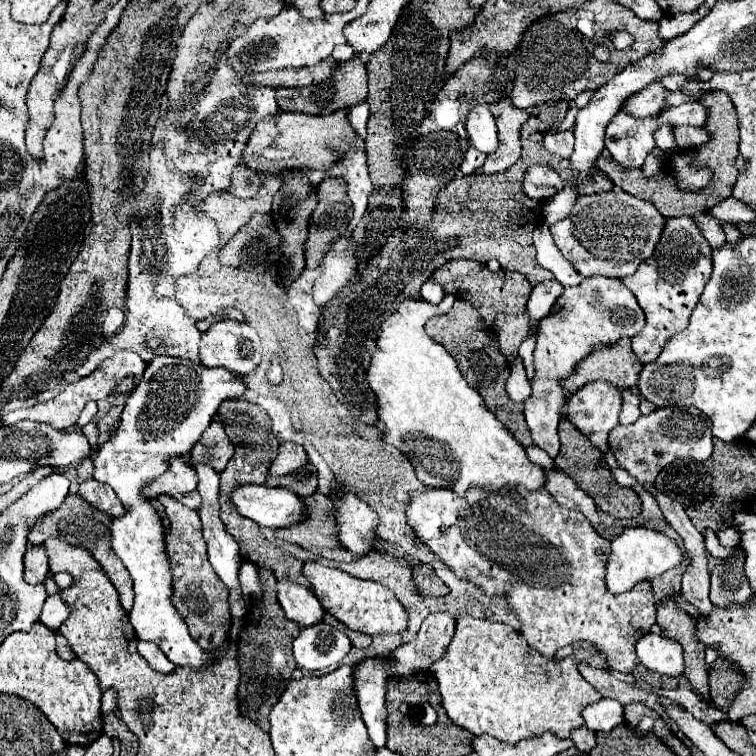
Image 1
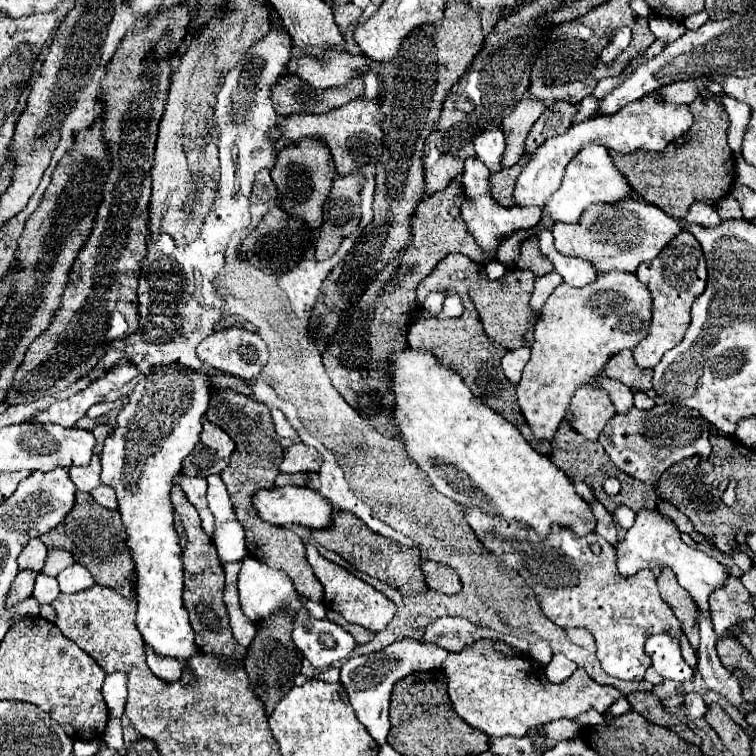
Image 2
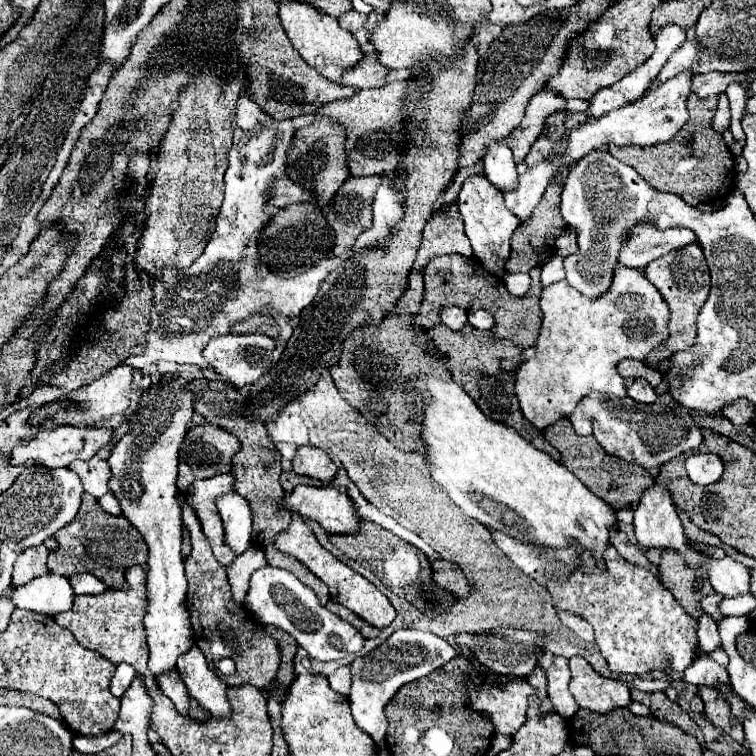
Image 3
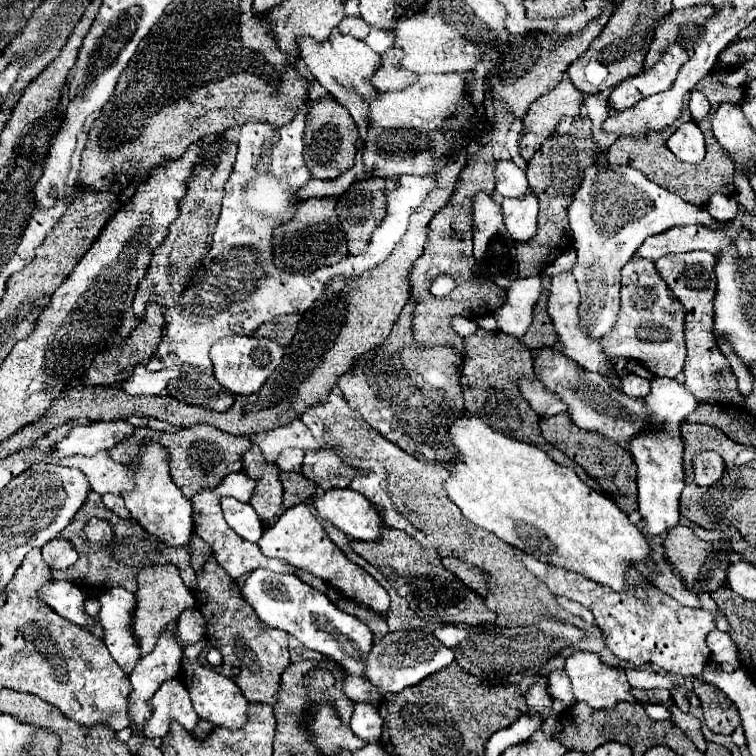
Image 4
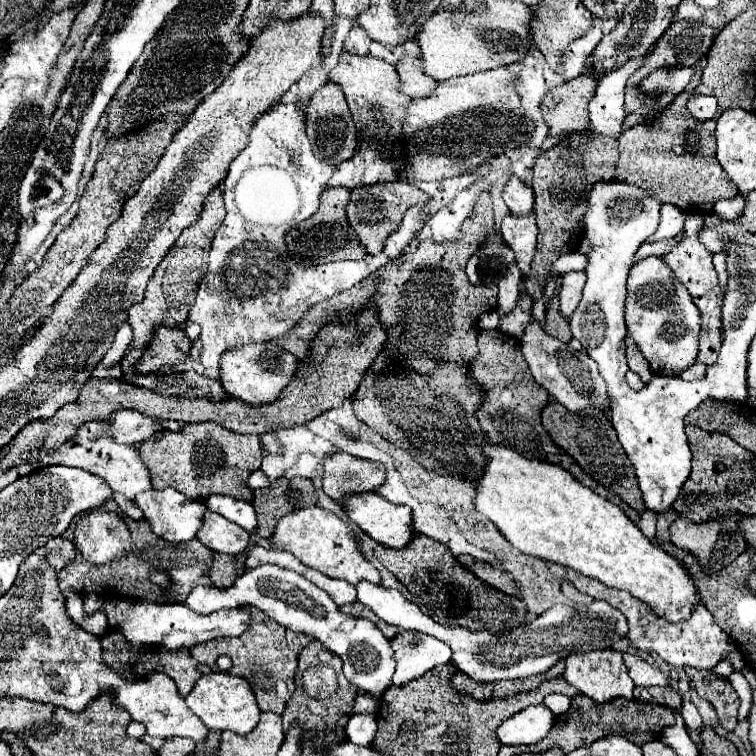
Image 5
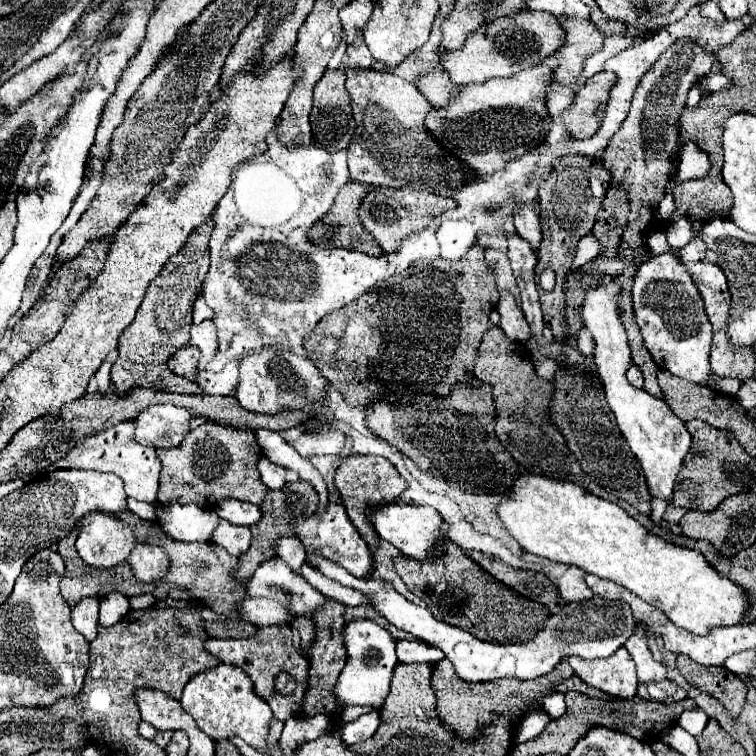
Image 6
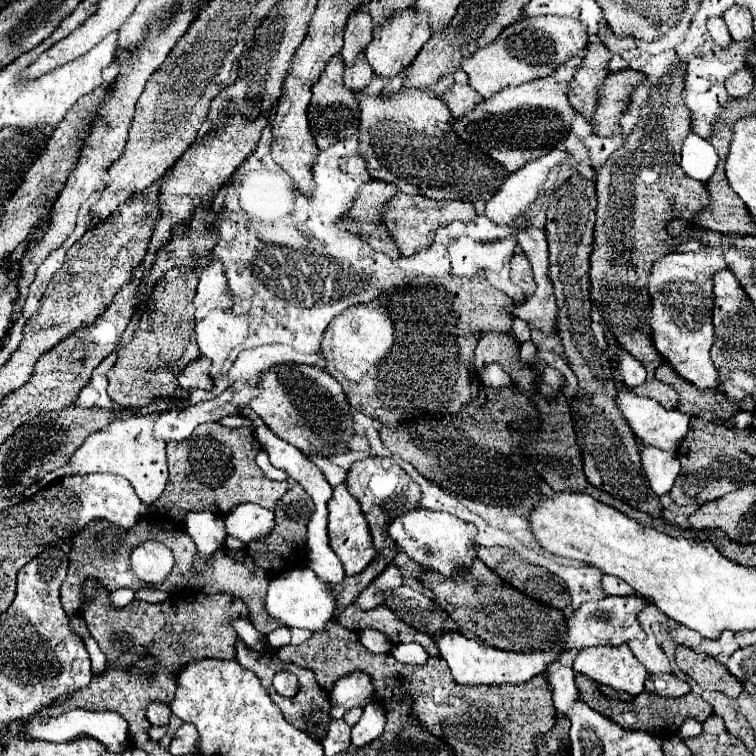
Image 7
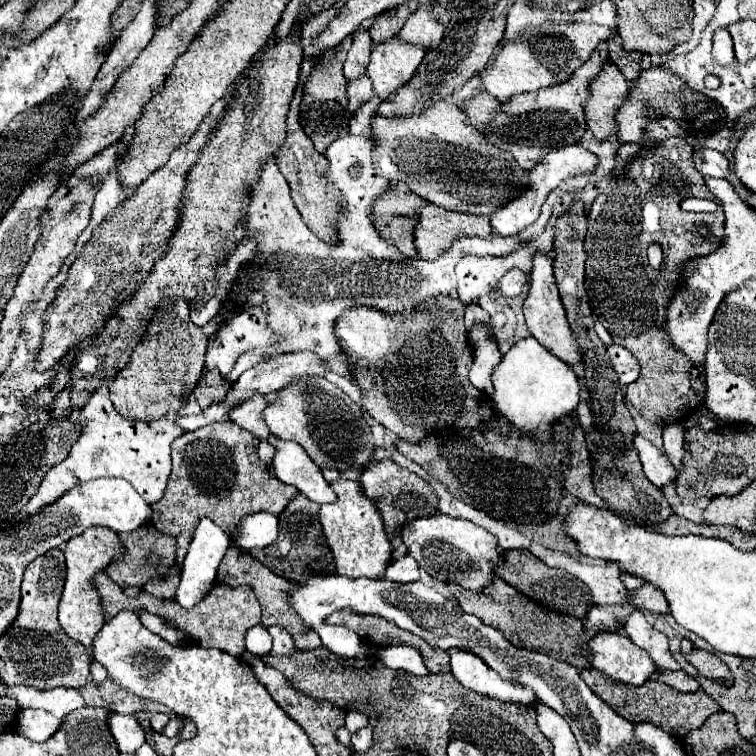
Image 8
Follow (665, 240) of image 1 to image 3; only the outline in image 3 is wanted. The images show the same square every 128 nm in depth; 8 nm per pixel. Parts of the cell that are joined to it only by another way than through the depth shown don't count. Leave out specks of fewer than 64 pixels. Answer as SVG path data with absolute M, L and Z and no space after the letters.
M688 244L684 248L672 250L662 258L656 258L644 268L646 278L658 288L662 298L666 300L670 308L670 320L668 320L668 332L670 336L664 340L664 344L648 354L648 360L644 360L646 366L656 368L660 360L672 356L678 350L688 348L692 344L692 338L696 338L696 312L700 312L700 304L704 304L704 296L708 296L708 284L710 284L710 272L702 254L702 248L698 244Z

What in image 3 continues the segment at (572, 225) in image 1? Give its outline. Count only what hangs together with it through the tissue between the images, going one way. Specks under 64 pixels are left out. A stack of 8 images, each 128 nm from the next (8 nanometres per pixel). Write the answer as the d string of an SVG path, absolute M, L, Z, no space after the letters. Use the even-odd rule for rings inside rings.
M640 220L628 234L626 246L618 254L618 264L646 268L652 260L692 242L696 242L696 236L692 236L692 230L688 228L658 230L650 220ZM566 228L562 230L562 234L556 238L554 242L554 252L558 256L570 256L578 250L578 242L576 242L576 230L574 228Z

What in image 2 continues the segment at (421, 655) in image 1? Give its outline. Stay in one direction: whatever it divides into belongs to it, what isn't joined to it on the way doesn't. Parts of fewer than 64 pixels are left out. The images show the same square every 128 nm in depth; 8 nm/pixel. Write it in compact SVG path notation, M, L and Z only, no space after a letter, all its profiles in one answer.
M438 618L430 622L424 630L422 644L436 644L440 648L446 648L448 652L458 652L464 644L478 640L478 638L494 638L503 640L524 653L529 652L529 644L523 639L512 636L504 636L490 628L480 628L464 618Z

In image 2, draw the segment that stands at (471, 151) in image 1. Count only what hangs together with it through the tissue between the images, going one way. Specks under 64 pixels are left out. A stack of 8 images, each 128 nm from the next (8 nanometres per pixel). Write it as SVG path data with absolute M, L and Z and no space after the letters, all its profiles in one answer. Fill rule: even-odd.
M590 142L586 144L566 166L564 172L564 182L560 186L558 192L552 194L552 198L544 204L546 214L556 220L556 222L576 222L582 214L584 208L588 208L588 204L594 202L616 202L622 198L630 198L632 190L628 190L628 180L624 180L624 176L620 176L620 172L616 172L608 150L602 144ZM468 158L464 162L464 174L462 174L462 184L464 184L464 194L466 194L466 202L462 204L462 218L468 226L468 230L472 232L474 240L484 248L484 250L492 250L492 248L498 248L500 240L506 236L506 234L512 234L516 230L528 230L528 228L534 228L540 218L542 218L542 210L540 208L504 208L500 204L496 204L492 198L490 198L490 192L488 192L488 168L484 166L484 162L480 158Z

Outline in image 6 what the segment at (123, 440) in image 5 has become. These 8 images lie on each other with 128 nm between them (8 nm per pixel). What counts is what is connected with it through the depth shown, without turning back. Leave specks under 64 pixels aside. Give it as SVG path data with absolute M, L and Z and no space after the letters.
M172 404L146 408L134 418L134 440L142 446L174 448L190 432L188 424L192 418L192 412L184 412L184 408Z

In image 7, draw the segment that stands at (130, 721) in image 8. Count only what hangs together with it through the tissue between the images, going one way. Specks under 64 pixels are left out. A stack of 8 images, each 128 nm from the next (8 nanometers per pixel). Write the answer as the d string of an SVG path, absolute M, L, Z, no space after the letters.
M76 708L76 712L66 712L64 716L56 716L52 720L36 720L36 716L28 722L28 732L32 732L34 740L63 743L76 740L80 736L90 736L106 746L108 752L124 752L124 744L128 744L128 724L116 716L116 712L88 712Z

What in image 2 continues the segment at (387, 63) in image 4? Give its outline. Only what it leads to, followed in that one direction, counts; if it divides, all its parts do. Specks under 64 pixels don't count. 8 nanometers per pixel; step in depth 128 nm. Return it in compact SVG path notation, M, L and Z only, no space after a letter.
M330 50L324 54L322 60L314 56L294 56L286 66L286 74L300 78L312 88L324 90L332 86L342 86L346 84L348 78L356 74L364 76L368 68L370 68L370 60L364 58L362 54L352 56L348 52Z

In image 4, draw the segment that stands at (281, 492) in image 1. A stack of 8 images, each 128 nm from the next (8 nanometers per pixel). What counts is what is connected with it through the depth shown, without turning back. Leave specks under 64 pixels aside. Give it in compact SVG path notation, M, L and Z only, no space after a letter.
M332 488L322 496L316 492L312 496L312 504L330 526L342 530L354 540L374 540L380 536L380 528L384 526L376 508L350 488Z

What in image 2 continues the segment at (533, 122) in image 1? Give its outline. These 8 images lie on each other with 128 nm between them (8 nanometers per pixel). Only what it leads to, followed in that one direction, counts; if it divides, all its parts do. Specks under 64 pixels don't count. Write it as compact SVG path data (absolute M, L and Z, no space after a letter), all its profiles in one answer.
M552 102L546 106L542 116L536 120L532 130L526 136L524 150L532 156L540 144L548 138L548 134L562 134L572 126L572 116L576 114L576 106L568 102Z

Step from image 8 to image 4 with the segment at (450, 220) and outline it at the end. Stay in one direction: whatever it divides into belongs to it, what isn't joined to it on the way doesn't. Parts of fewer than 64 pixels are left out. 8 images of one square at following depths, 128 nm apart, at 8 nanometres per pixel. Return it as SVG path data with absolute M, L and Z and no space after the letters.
M380 178L358 180L338 198L336 214L346 232L348 254L364 252L384 212L386 192L380 192Z

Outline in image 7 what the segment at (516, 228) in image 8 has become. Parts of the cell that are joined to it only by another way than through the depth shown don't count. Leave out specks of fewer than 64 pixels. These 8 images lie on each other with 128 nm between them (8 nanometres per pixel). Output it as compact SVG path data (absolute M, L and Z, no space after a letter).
M552 150L510 174L486 204L486 216L490 216L496 224L512 224L526 212L526 206L534 204L550 168L564 160L568 160L566 152Z

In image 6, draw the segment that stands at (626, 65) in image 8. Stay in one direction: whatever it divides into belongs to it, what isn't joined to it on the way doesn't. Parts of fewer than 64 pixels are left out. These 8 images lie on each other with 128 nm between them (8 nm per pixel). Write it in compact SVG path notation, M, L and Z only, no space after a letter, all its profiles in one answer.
M598 6L592 10L590 20L596 24L596 28L598 28L604 36L612 36L612 34L620 34L620 36L624 36L624 34L626 34L626 26L624 26L620 20L606 18Z

